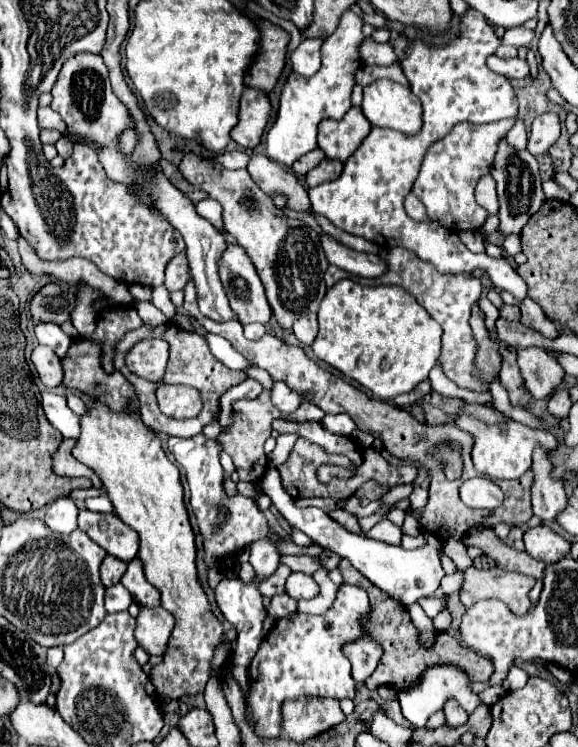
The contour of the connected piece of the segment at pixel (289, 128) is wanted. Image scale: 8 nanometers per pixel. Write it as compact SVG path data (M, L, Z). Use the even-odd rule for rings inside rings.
M353 11L341 15L339 27L321 47L321 69L313 77L291 73L281 89L279 113L267 133L267 157L291 167L301 155L317 147L317 125L323 119L341 119L351 109L351 89L355 85L355 71L361 67L359 43L363 43L363 19Z

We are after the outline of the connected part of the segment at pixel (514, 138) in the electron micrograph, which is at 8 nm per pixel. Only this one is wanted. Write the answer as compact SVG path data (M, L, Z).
M519 117L517 123L513 125L513 129L507 133L507 141L511 143L511 147L525 149L525 145L527 145L527 131L525 131L525 119L523 117Z

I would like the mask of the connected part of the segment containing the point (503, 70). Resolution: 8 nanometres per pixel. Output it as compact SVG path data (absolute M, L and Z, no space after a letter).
M491 55L487 59L487 67L495 71L497 75L503 75L507 79L523 79L529 75L527 61L515 57L515 59L499 59L497 55Z

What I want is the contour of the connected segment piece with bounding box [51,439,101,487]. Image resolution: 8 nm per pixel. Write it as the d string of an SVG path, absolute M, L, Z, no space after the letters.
M63 439L61 445L59 445L59 449L51 455L55 475L61 475L61 477L89 477L93 481L93 487L101 487L99 477L89 467L83 467L71 455L71 447L73 445L75 445L75 439Z

